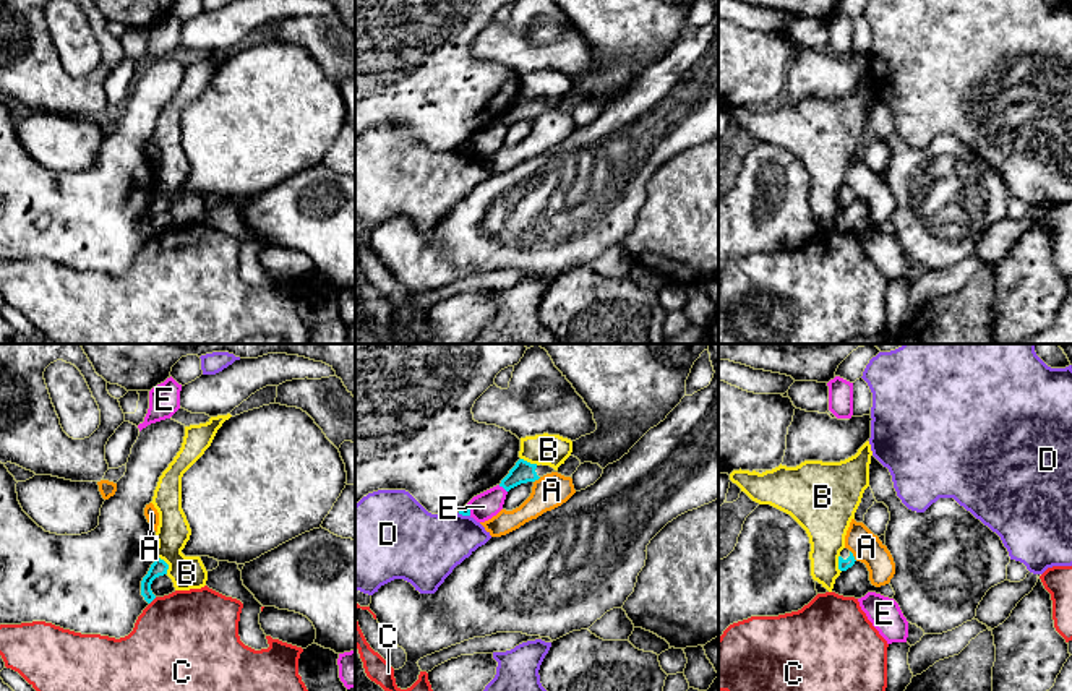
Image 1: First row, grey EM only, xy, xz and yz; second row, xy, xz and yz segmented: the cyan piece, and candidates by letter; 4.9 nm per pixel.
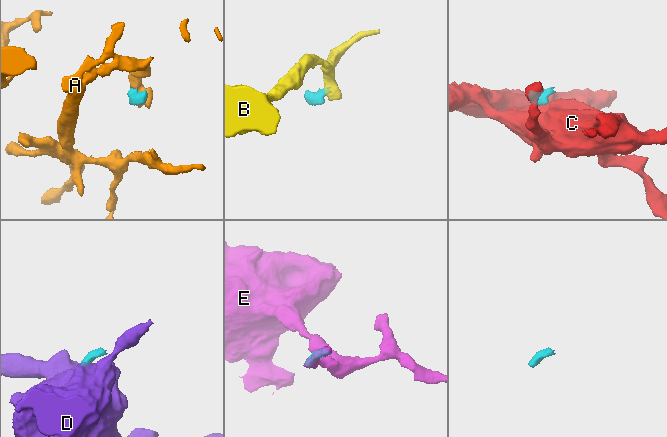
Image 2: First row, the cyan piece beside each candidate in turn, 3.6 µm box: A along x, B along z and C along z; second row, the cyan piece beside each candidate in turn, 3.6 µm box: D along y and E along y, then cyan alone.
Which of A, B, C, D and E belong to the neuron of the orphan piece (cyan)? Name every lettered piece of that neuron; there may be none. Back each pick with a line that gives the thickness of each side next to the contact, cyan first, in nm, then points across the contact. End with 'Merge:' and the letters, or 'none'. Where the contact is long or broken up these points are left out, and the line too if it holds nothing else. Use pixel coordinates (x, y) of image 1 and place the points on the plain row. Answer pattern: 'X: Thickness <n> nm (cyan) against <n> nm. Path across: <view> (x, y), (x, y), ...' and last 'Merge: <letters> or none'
Merge: none

